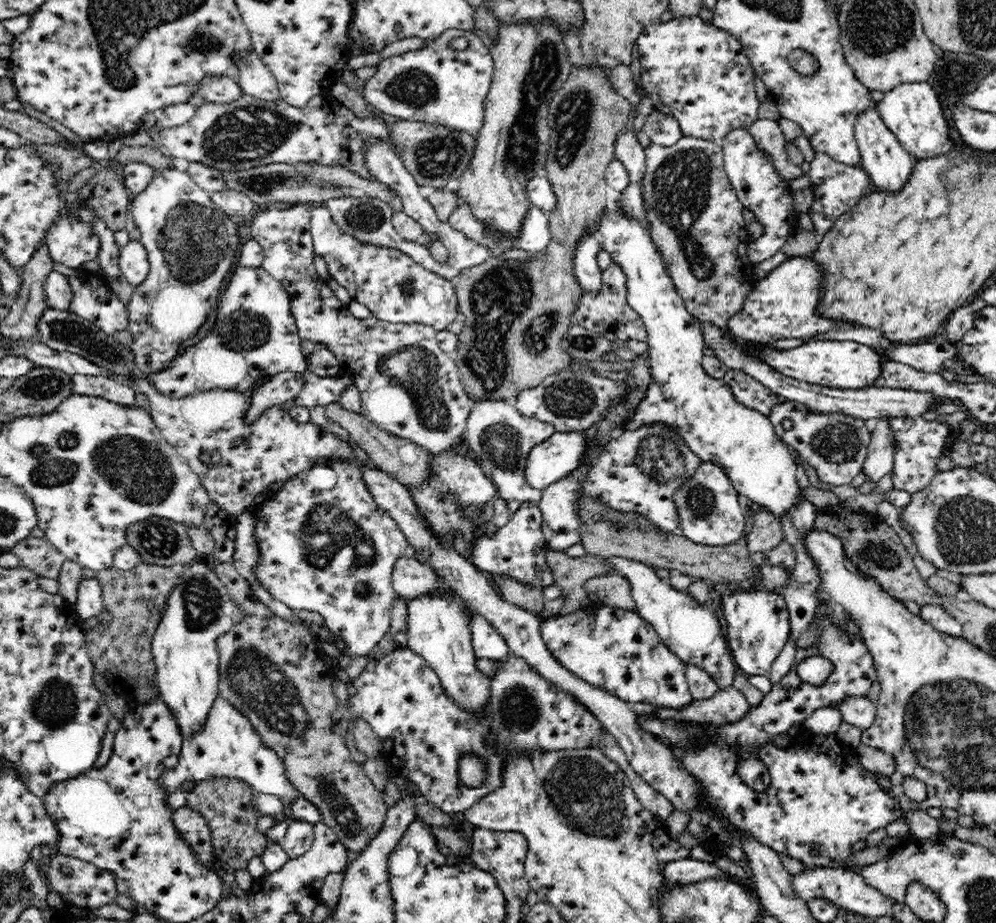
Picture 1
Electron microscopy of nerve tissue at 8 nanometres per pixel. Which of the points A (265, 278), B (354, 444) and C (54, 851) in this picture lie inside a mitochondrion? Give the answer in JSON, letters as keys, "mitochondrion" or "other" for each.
{"A":"other","B":"other","C":"other"}

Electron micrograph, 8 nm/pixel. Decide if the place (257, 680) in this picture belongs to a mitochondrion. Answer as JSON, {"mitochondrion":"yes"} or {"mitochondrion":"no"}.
{"mitochondrion":"yes"}

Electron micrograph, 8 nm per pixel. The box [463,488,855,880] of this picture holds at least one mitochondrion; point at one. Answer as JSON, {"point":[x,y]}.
{"point":[586,795]}

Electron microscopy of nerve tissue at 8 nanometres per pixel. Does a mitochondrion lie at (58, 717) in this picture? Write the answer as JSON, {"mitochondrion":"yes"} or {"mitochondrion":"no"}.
{"mitochondrion":"yes"}

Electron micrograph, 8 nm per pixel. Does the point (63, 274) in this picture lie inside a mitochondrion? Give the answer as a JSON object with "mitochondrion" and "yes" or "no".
{"mitochondrion":"no"}

